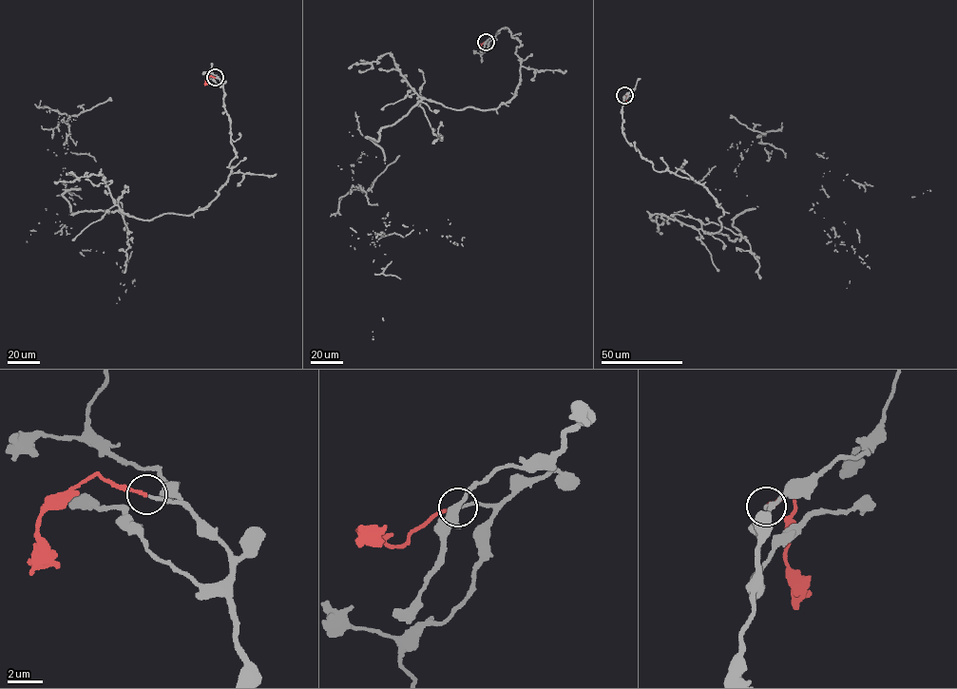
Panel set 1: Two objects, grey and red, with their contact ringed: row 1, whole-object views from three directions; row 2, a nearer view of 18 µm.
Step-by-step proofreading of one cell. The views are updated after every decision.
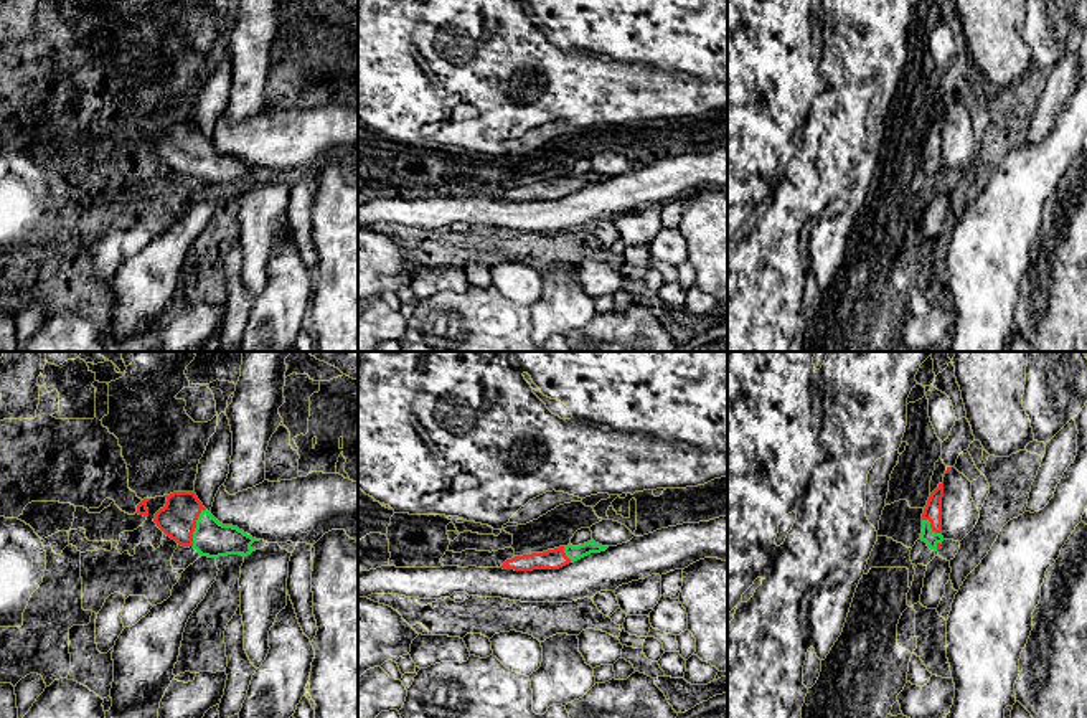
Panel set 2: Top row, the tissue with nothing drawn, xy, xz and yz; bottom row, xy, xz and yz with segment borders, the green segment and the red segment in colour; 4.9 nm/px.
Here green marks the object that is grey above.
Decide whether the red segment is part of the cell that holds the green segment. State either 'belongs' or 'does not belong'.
belongs

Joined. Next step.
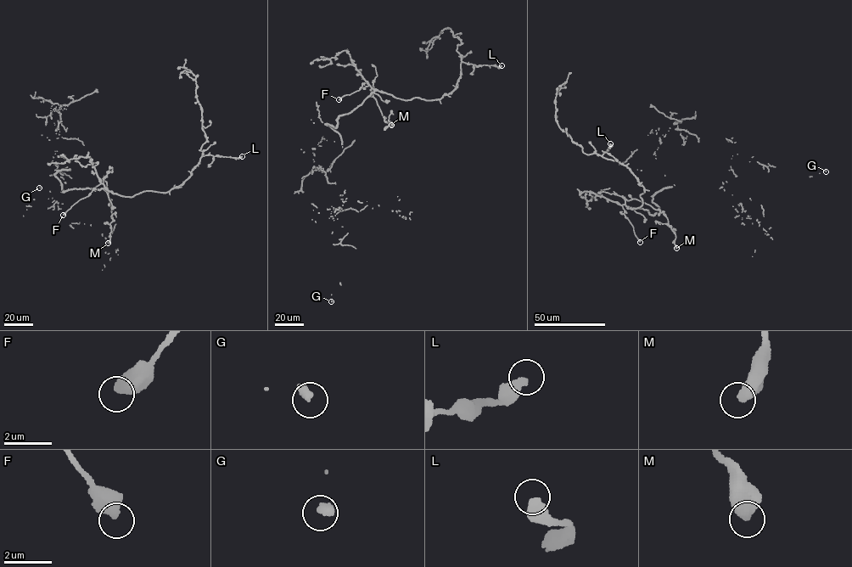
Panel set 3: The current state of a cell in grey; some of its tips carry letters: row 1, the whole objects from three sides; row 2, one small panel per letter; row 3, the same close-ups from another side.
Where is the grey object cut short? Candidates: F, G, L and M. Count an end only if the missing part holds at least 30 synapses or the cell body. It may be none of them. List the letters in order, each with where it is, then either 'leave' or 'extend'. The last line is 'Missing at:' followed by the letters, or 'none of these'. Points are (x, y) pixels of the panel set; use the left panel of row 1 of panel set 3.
F: at (63, 215); leave
G: at (39, 188); extend
L: at (242, 156); leave
M: at (108, 243); leave
Missing at: G

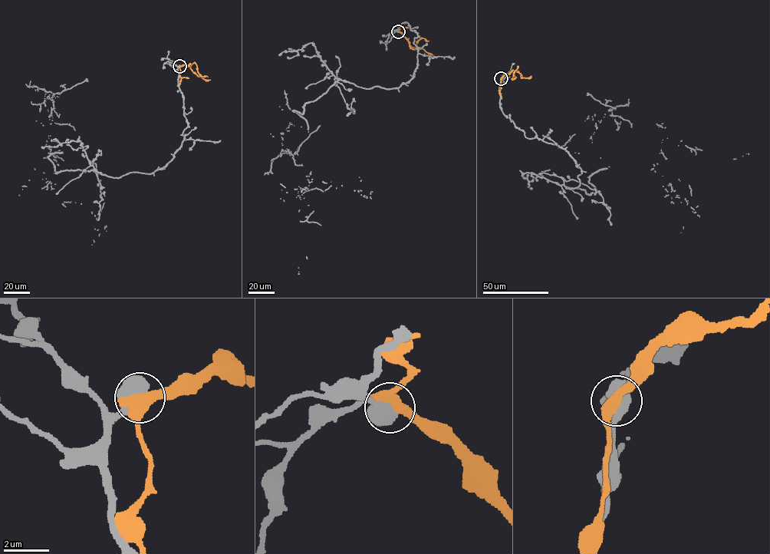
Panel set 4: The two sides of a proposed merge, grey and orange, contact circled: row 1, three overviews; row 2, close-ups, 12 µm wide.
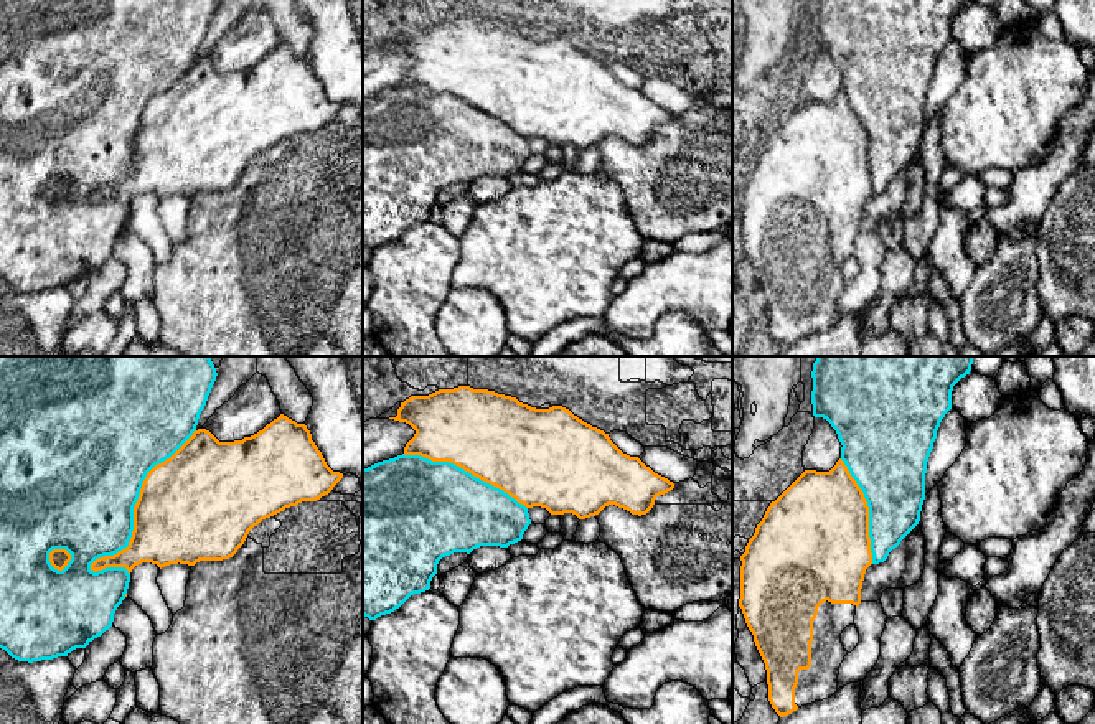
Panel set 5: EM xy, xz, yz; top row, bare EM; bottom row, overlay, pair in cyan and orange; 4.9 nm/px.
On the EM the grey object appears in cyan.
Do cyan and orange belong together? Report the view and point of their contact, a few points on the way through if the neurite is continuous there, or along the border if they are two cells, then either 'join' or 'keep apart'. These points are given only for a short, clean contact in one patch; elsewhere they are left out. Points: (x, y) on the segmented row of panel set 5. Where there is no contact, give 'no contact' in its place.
xy (134, 505) | keep apart

